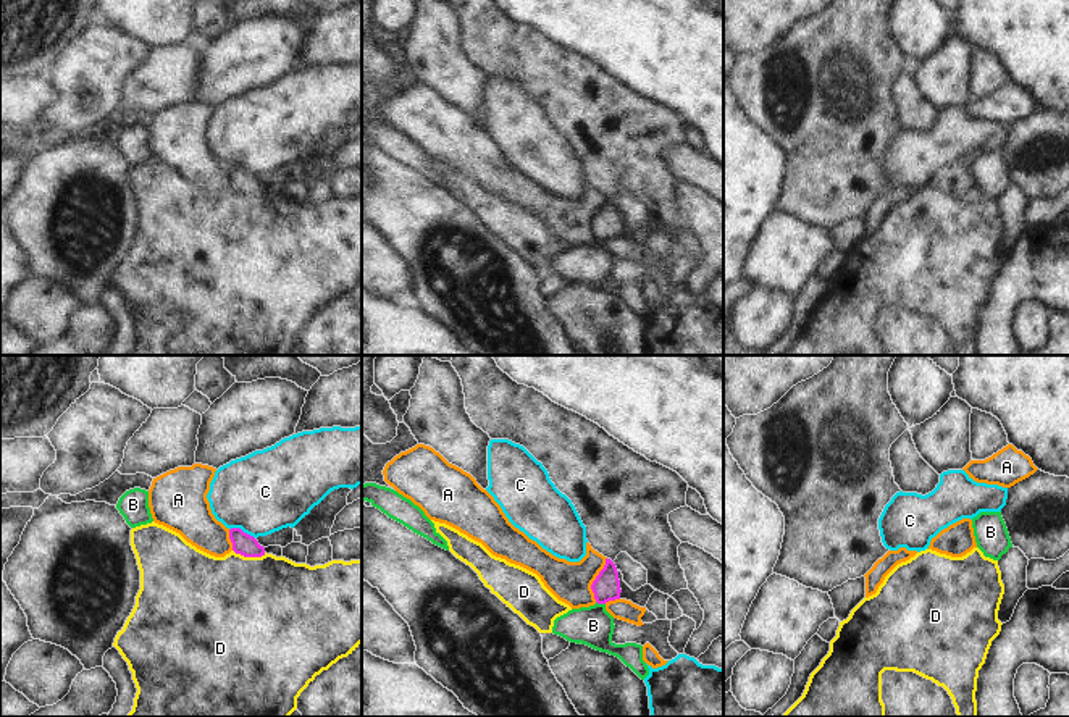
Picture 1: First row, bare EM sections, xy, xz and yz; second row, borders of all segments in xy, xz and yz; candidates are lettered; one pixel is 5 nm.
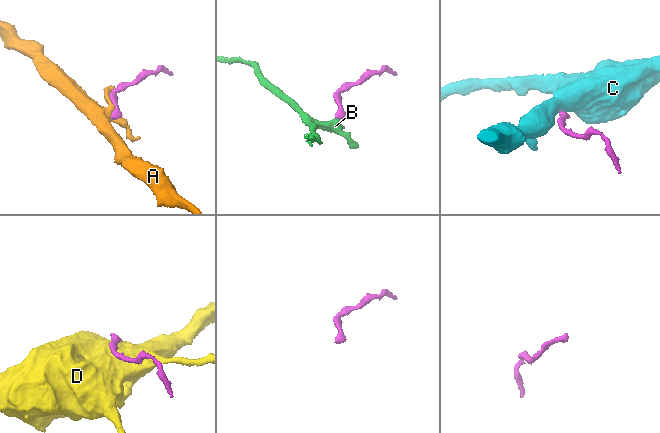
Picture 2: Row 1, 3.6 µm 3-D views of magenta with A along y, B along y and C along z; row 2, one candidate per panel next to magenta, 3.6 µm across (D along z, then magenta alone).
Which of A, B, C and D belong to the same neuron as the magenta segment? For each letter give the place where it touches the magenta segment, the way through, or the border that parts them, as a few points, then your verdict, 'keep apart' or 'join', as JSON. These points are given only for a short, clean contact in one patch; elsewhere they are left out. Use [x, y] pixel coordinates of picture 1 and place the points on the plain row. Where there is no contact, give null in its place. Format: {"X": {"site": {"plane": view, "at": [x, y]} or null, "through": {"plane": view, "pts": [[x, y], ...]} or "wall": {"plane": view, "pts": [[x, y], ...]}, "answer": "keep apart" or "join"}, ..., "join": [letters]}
{"A": {"site": {"plane": "xz", "at": [595, 218]}, "answer": "keep apart"}, "B": {"site": {"plane": "xz", "at": [601, 241]}, "through": {"plane": "xz", "pts": [[606, 225], [601, 241], [593, 264]]}, "answer": "join"}, "C": {"site": {"plane": "xy", "at": [243, 170]}, "wall": {"plane": "xy", "pts": [[230, 167], [239, 167], [254, 176]]}, "answer": "keep apart"}, "D": {"site": {"plane": "xy", "at": [249, 194]}, "answer": "keep apart"}, "join": ["B"]}

